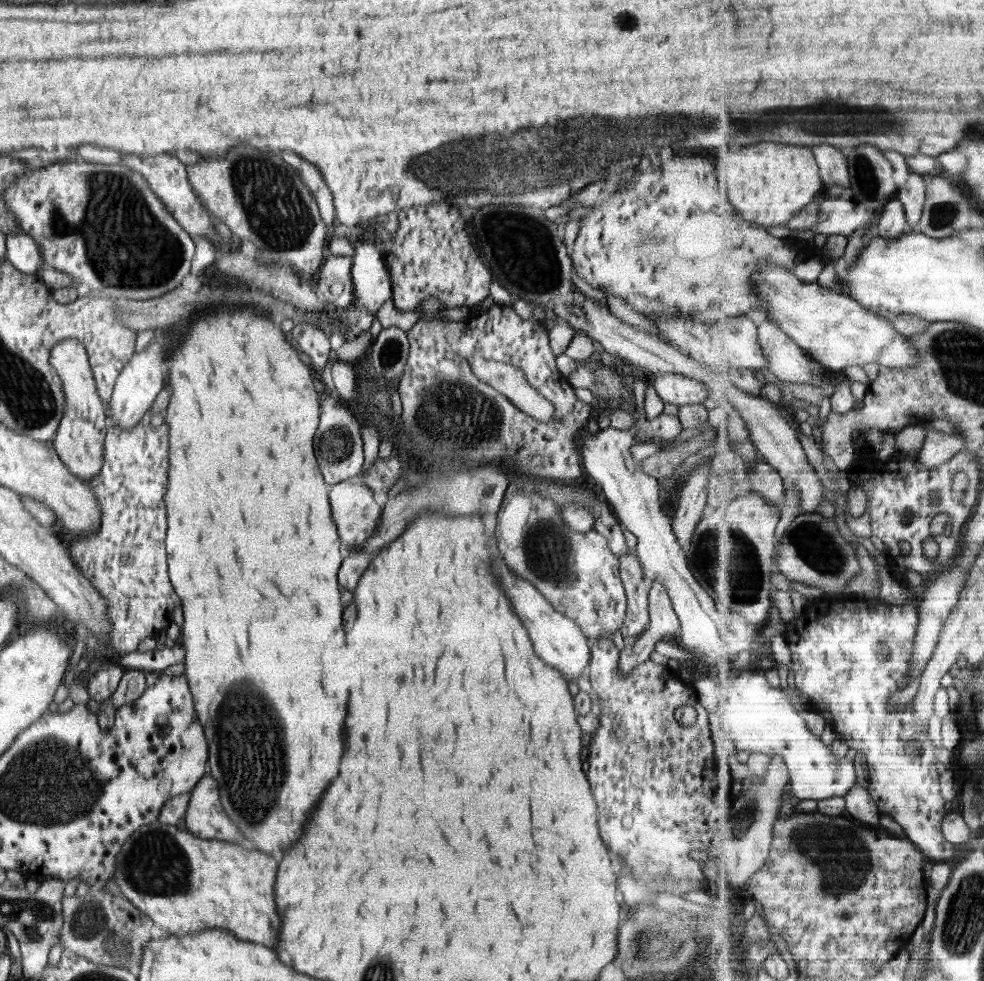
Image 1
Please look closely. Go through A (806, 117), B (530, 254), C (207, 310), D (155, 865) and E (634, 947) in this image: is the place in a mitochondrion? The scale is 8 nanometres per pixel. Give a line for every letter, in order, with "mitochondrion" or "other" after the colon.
A: mitochondrion
B: mitochondrion
C: other
D: mitochondrion
E: mitochondrion

